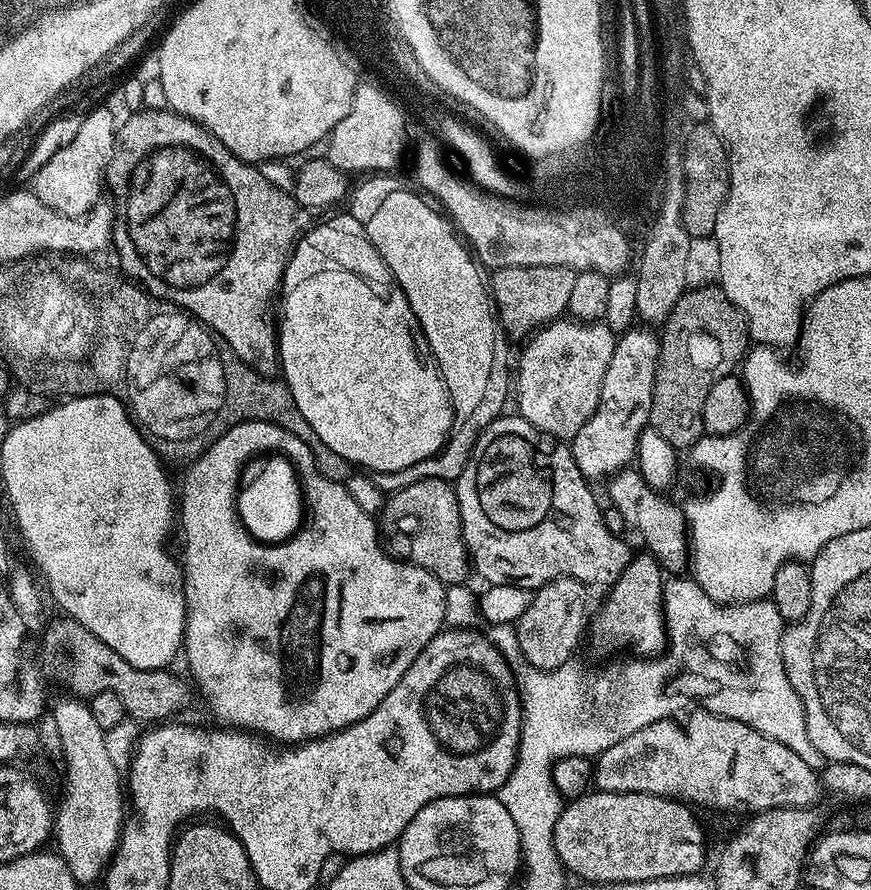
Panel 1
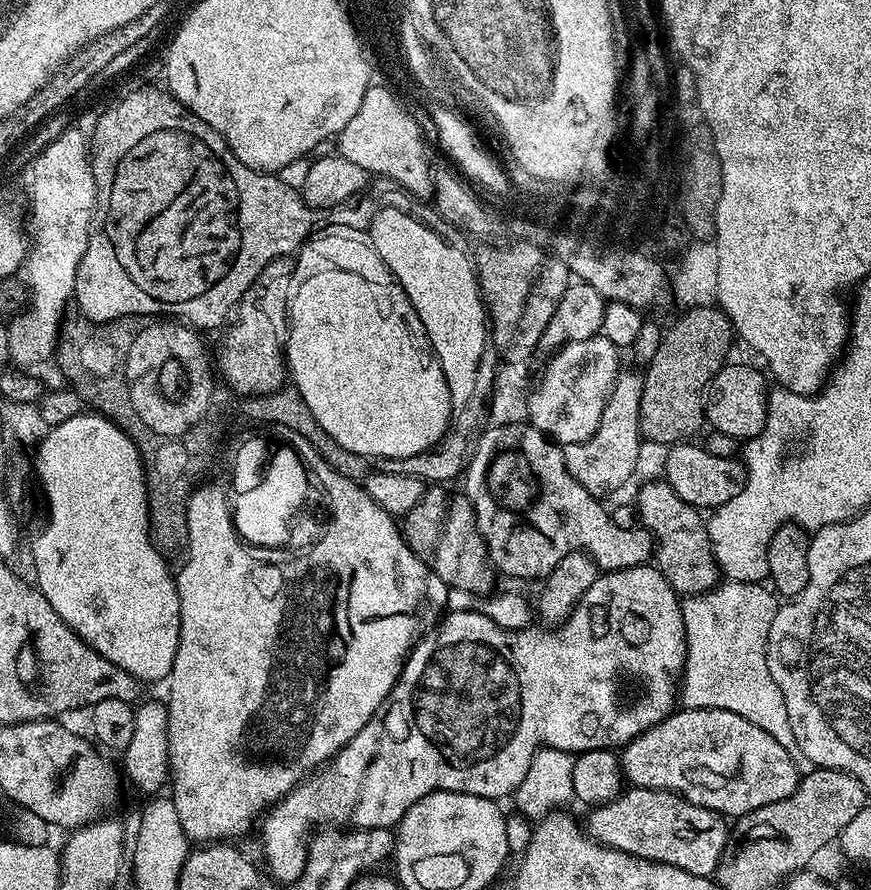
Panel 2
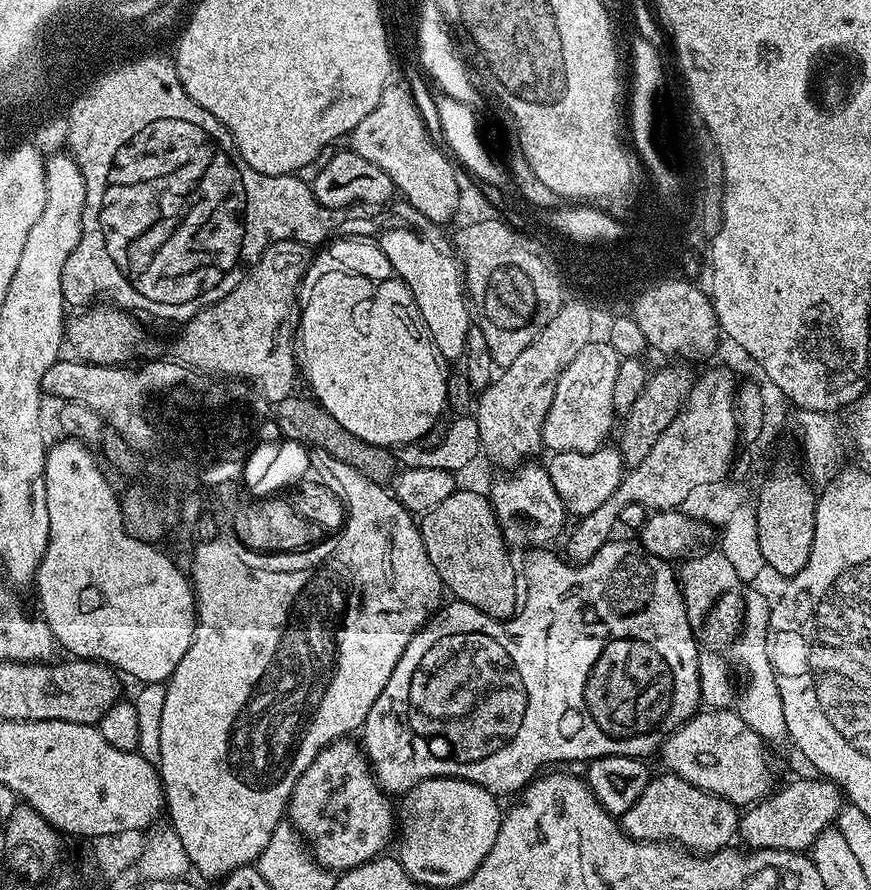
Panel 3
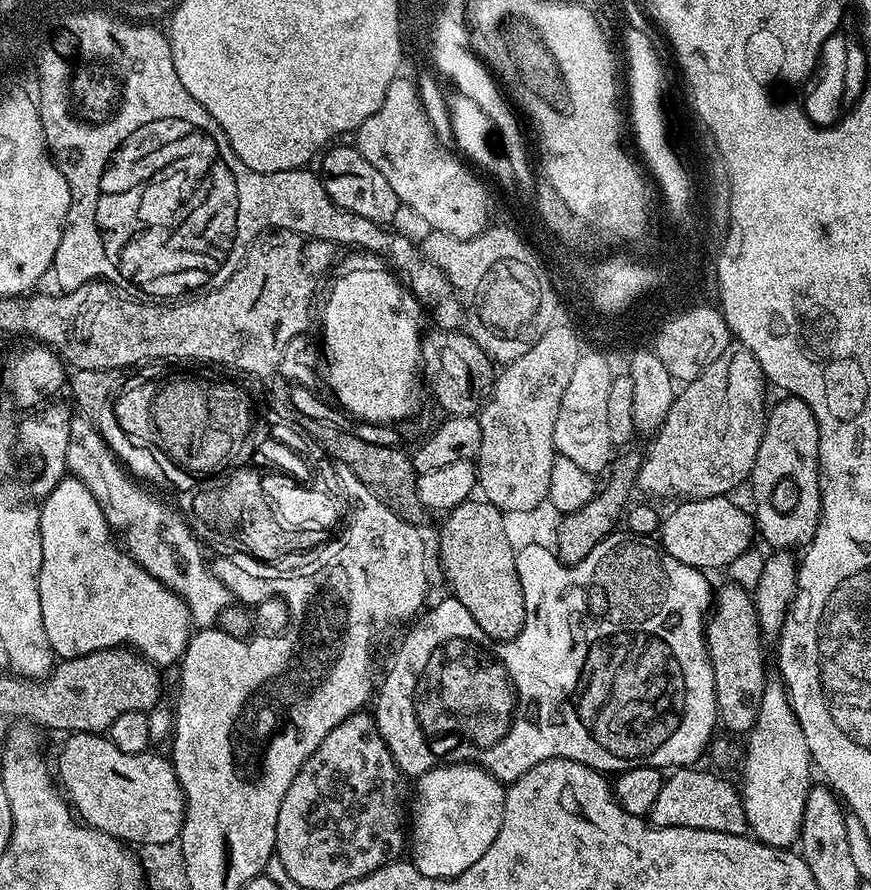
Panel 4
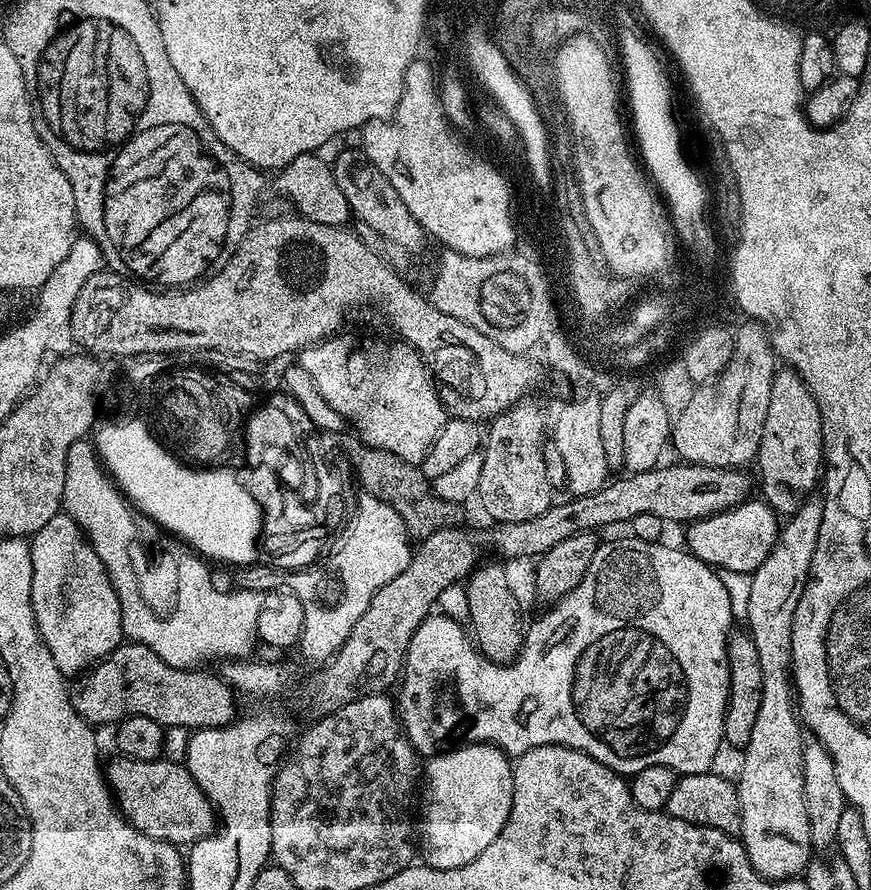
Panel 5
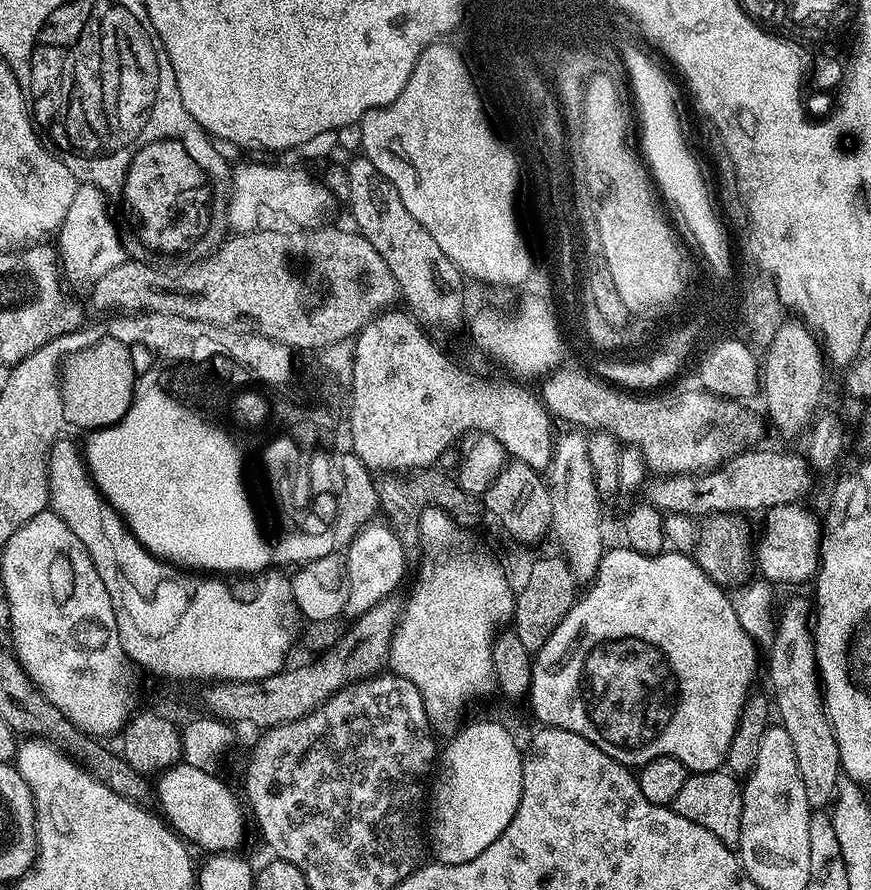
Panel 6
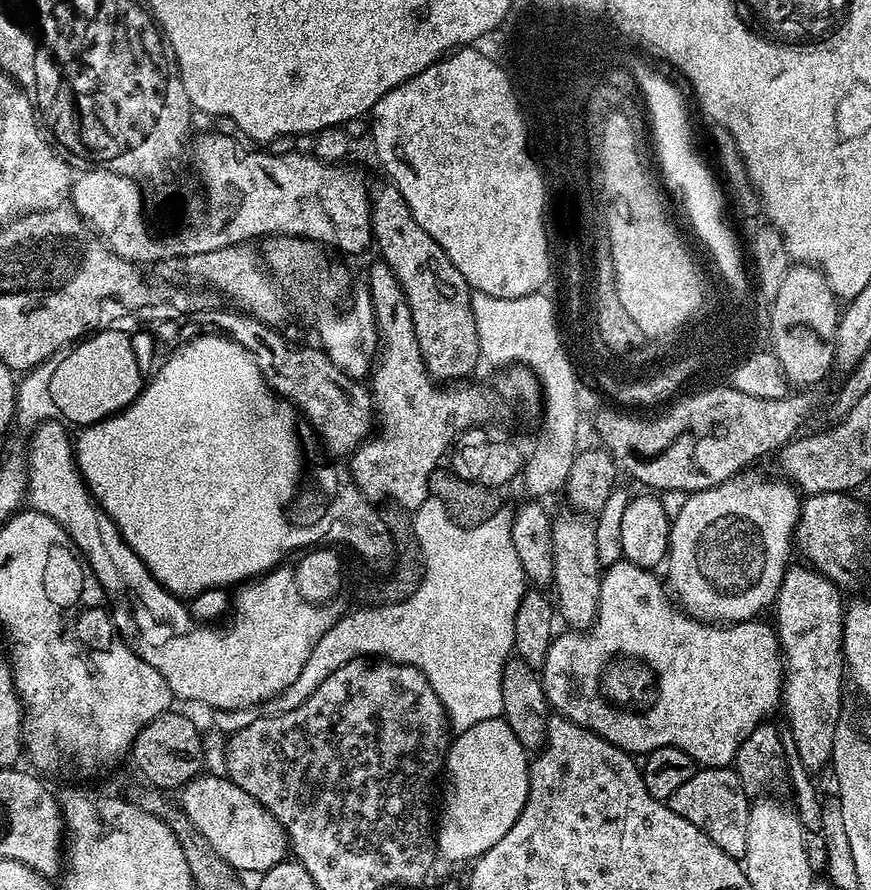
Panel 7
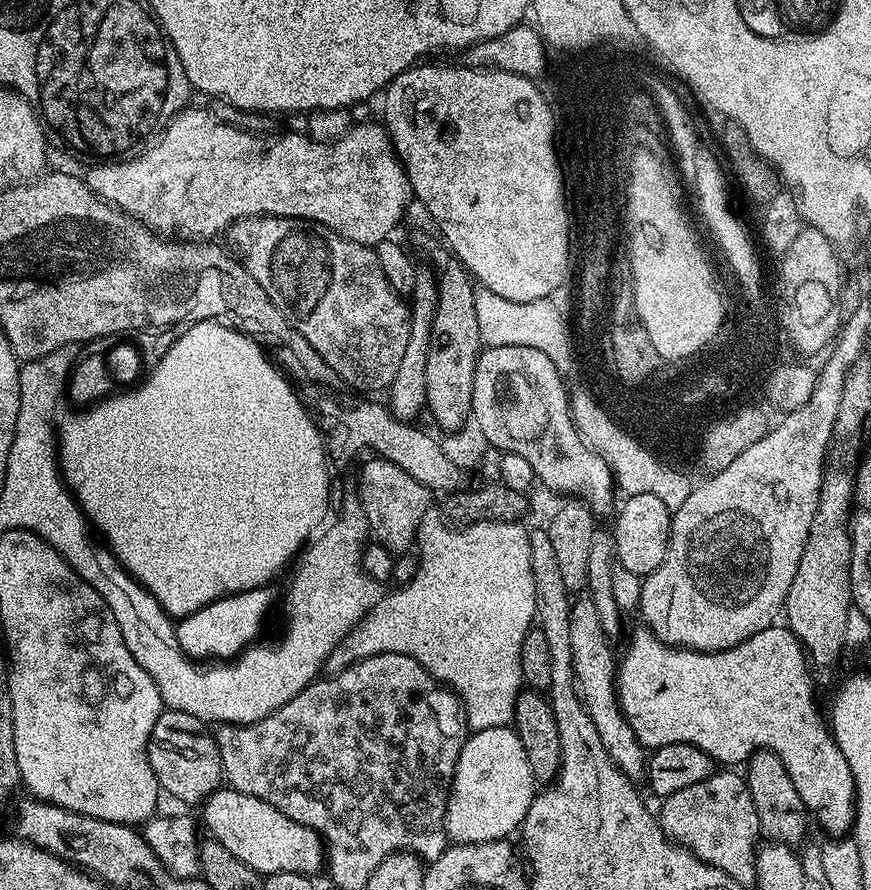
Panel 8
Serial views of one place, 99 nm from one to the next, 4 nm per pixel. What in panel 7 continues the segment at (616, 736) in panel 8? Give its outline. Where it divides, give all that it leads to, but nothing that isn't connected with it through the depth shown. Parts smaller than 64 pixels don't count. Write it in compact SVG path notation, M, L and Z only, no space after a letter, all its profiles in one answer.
M567 510L552 522L552 545L554 546L554 574L552 584L556 588L554 592L554 604L558 609L561 621L565 620L567 627L572 630L587 630L592 627L598 614L598 598L600 597L600 577L602 567L598 560L598 546L594 546L595 523L587 515L575 510Z

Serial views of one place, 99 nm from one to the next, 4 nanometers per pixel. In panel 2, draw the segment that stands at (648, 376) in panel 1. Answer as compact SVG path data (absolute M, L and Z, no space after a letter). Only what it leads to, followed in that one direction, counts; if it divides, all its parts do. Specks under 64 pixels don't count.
M621 371L612 384L612 395L602 410L602 422L598 422L598 430L594 430L586 442L563 445L566 470L574 482L578 482L578 486L582 486L592 496L605 498L611 492L618 491L636 472L642 445L640 407L643 385L644 377L639 371Z

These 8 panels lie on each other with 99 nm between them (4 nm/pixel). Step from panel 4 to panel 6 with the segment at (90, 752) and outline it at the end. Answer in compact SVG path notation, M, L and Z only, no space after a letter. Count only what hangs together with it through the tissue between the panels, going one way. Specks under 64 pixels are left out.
M185 762L178 763L174 765L173 768L167 768L164 772L159 773L157 780L160 781L155 781L154 784L154 800L155 803L160 803L160 808L158 807L159 815L163 817L168 827L171 828L172 831L175 832L181 840L187 842L189 845L195 846L195 844L197 844L198 847L205 848L205 853L208 854L215 854L218 852L236 852L237 849L239 849L239 844L242 843L244 840L244 816L246 820L246 812L245 809L242 807L242 804L242 809L240 809L240 804L238 801L236 801L235 794L232 793L231 790L228 789L227 786L224 785L223 782L220 781L214 773L216 772L209 769L199 769L198 766L192 766Z

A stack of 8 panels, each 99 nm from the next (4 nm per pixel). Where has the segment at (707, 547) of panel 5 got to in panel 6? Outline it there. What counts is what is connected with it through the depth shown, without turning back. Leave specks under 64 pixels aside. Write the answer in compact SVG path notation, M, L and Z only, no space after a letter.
M803 503L779 504L763 513L764 529L754 544L754 564L759 575L773 585L811 581L820 569L822 520Z

